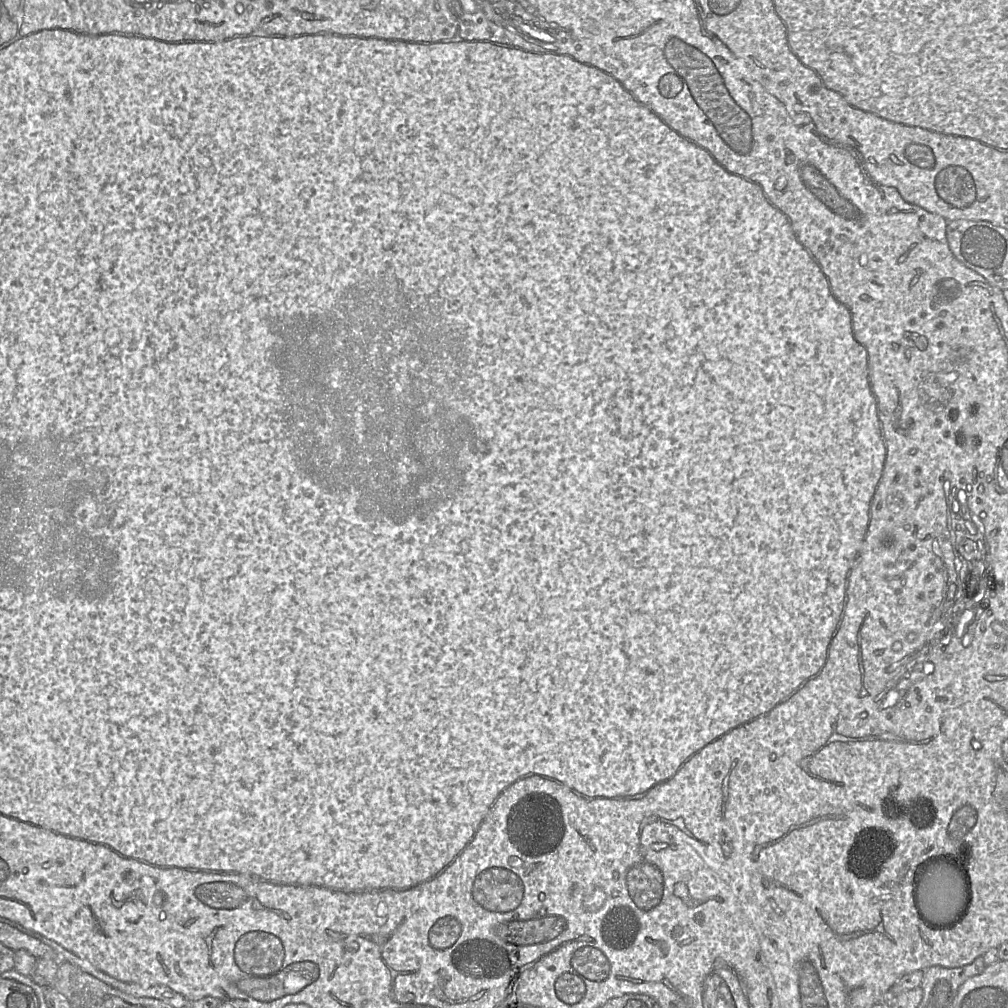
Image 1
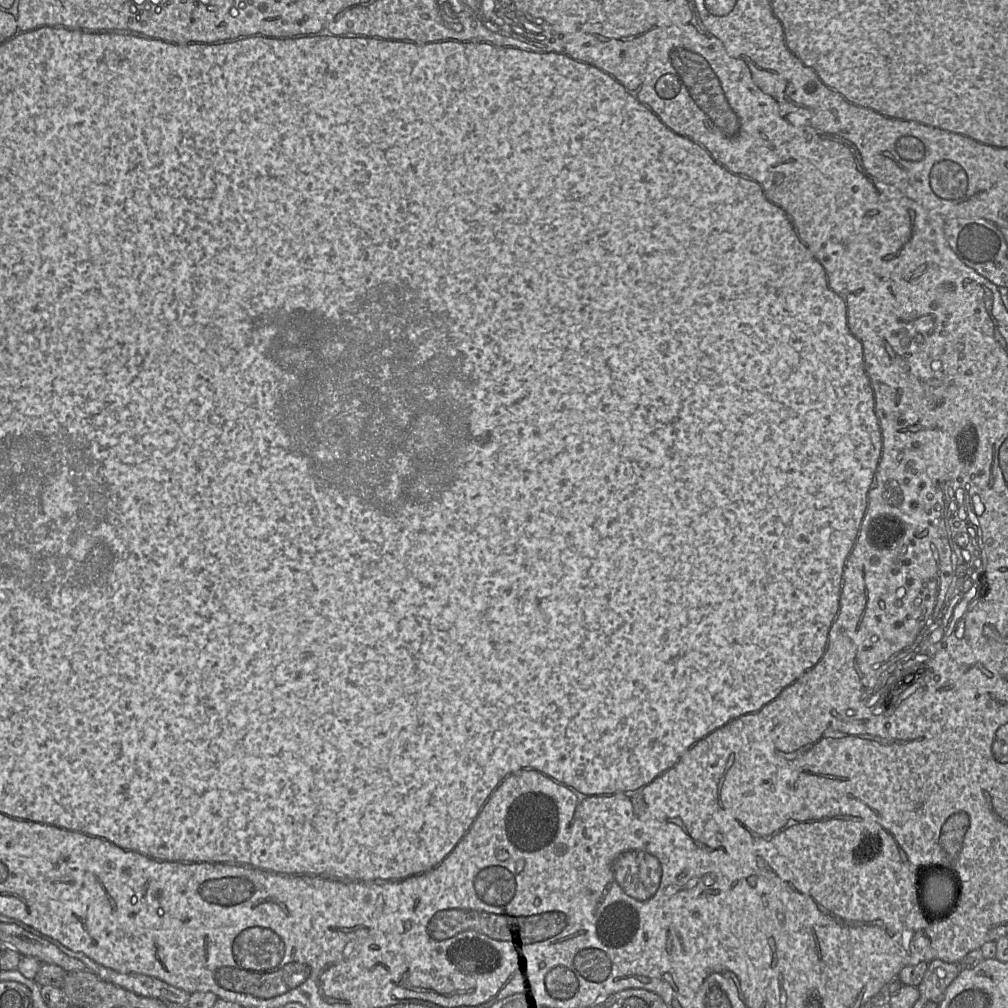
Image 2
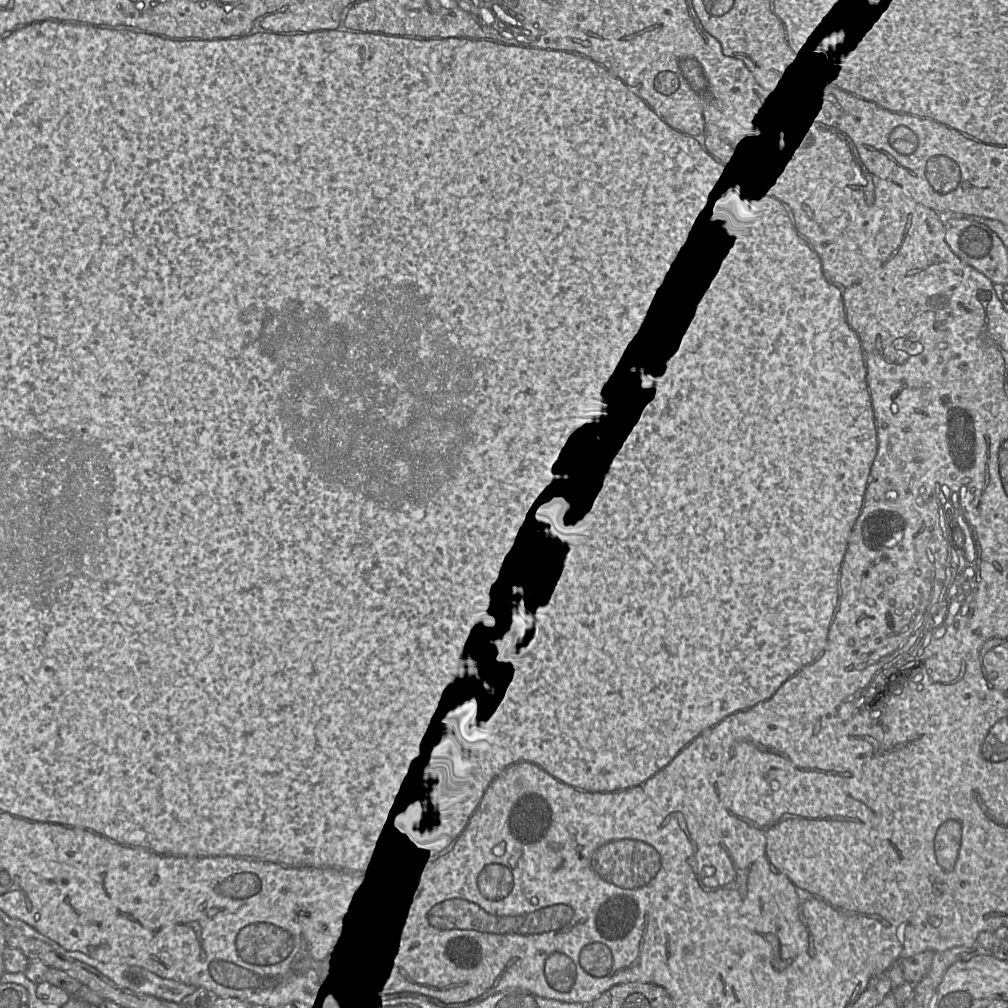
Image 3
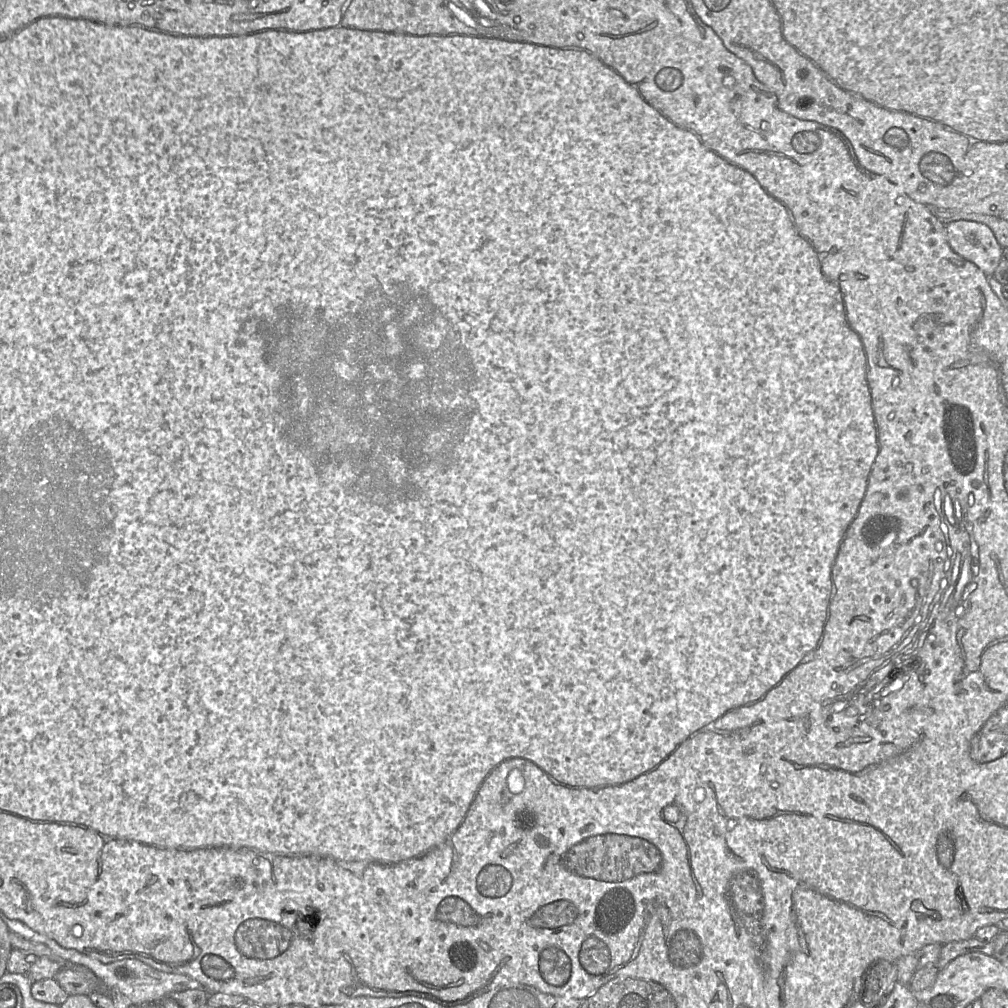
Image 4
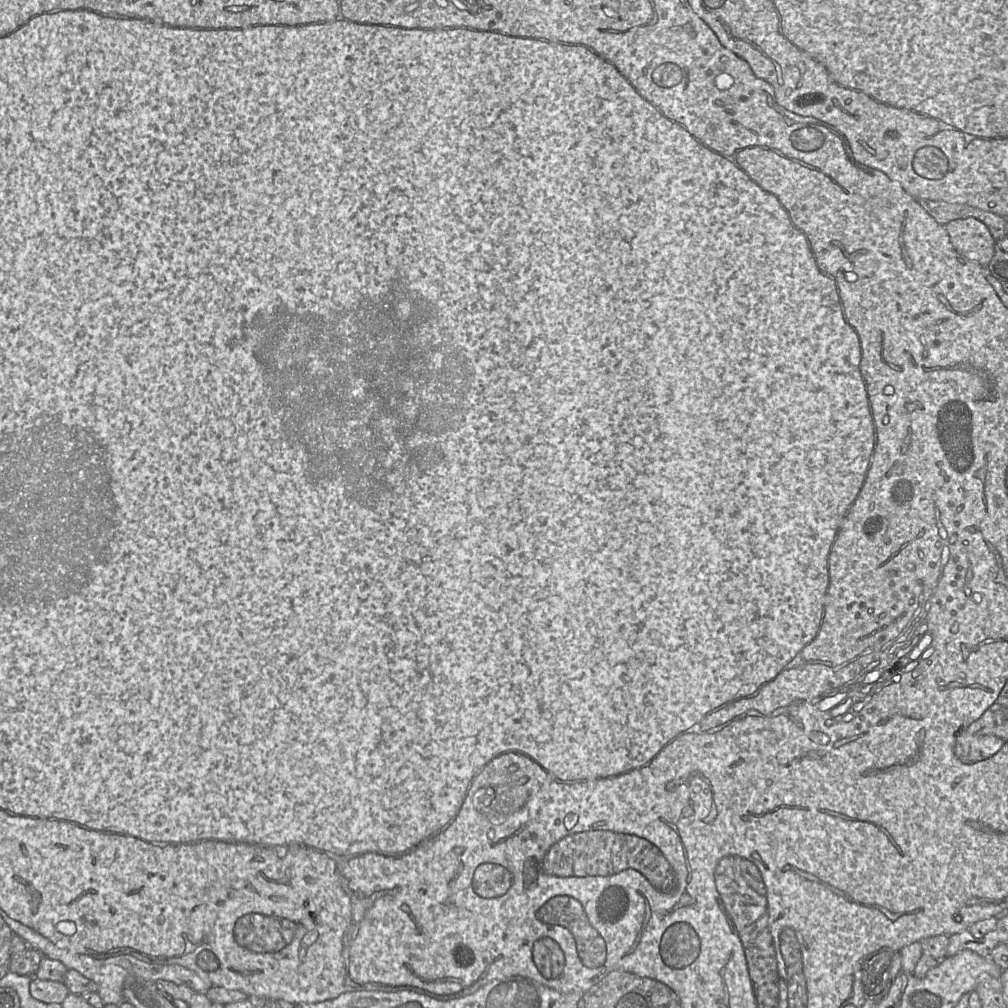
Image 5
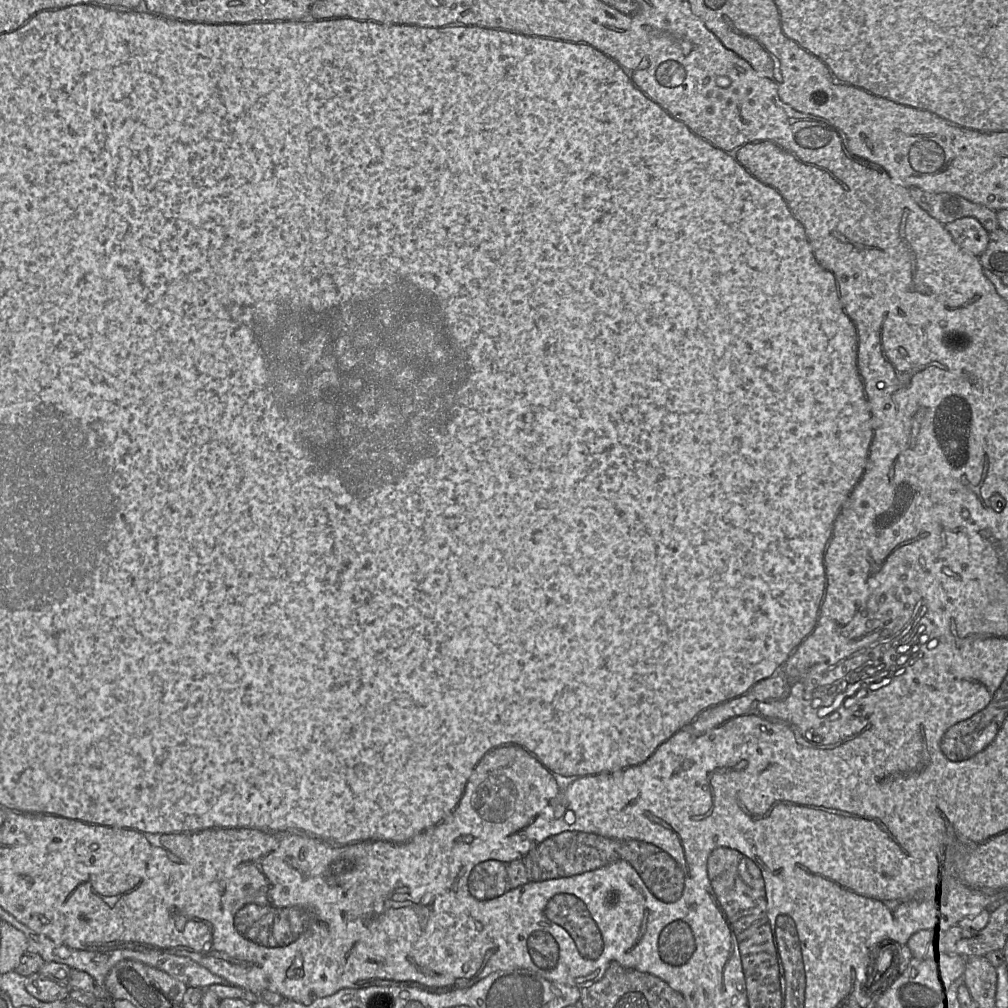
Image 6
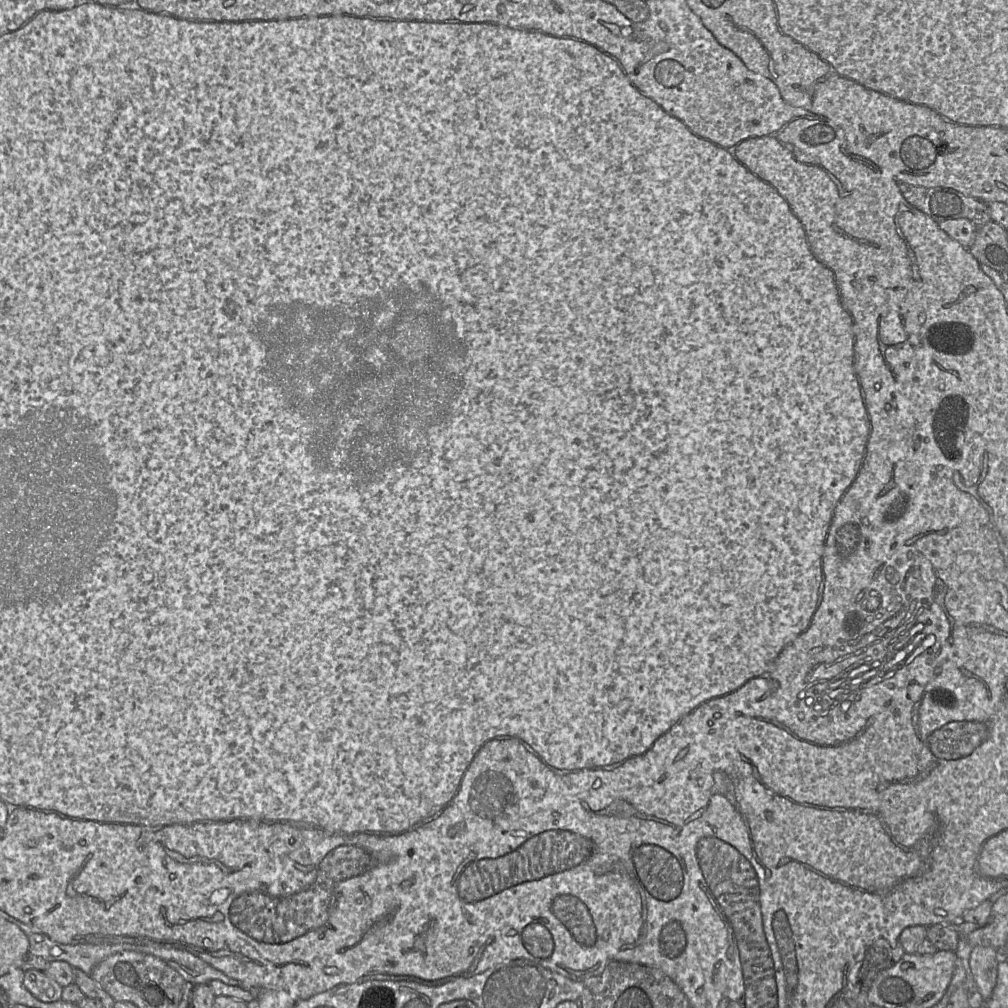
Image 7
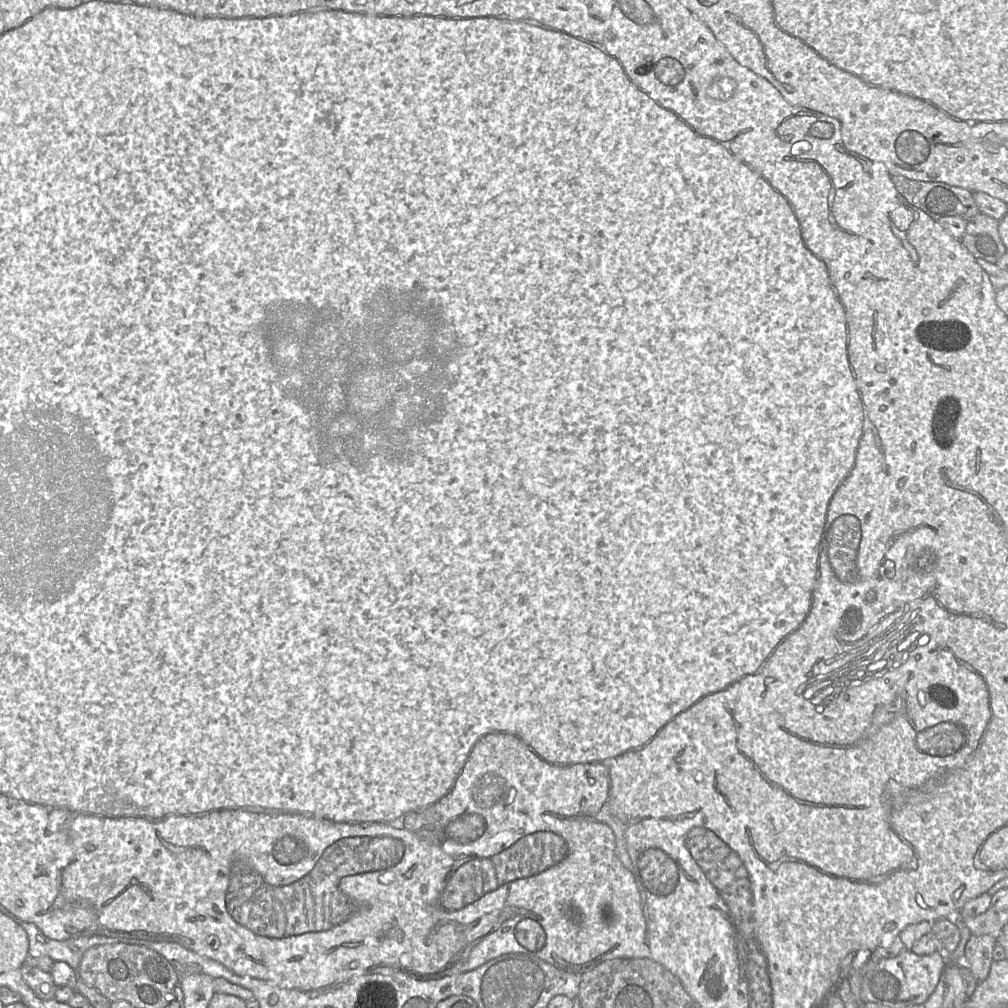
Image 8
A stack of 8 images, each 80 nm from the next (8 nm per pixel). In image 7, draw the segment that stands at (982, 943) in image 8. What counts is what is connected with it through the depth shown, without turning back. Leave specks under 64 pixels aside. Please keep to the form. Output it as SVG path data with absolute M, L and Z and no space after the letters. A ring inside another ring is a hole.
M989 946L972 947L969 967L982 998L988 1000L997 981L996 949Z

